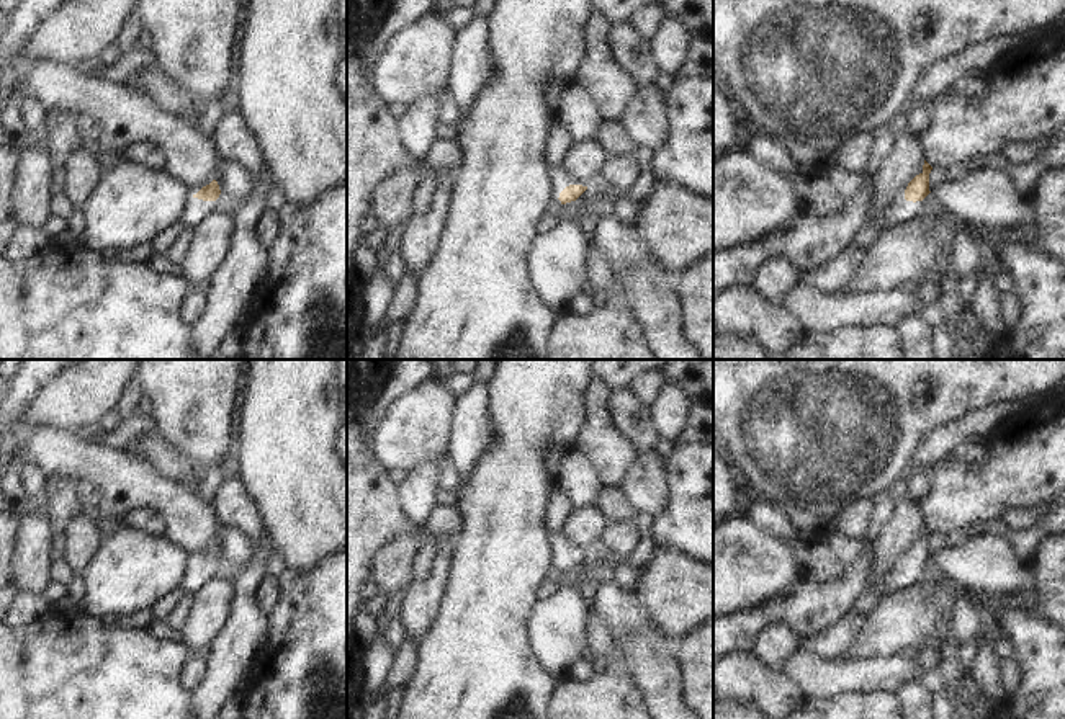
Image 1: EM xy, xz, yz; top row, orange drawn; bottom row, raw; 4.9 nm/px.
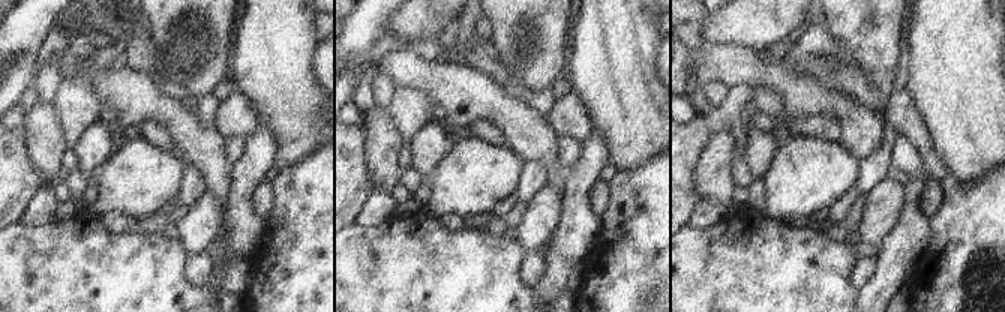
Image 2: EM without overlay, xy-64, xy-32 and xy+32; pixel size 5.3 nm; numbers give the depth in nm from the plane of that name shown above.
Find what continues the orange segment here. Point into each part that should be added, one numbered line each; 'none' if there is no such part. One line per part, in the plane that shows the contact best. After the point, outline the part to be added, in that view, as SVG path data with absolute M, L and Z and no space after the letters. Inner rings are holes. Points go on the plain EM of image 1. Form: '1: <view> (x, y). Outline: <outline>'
1: xy (195, 576). Outline: M190 564L180 582L180 588L185 595L195 595L208 580L216 577L219 570L216 567L203 567L198 564Z

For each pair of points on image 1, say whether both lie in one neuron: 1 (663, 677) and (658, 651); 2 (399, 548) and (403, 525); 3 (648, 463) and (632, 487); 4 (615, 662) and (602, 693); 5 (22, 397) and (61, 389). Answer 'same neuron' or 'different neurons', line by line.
1: same neuron
2: different neurons
3: same neuron
4: same neuron
5: different neurons

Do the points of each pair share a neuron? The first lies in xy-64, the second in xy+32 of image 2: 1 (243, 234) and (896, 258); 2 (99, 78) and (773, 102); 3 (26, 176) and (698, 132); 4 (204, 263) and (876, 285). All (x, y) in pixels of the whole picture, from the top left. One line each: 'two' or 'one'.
1: one
2: two
3: one
4: two

